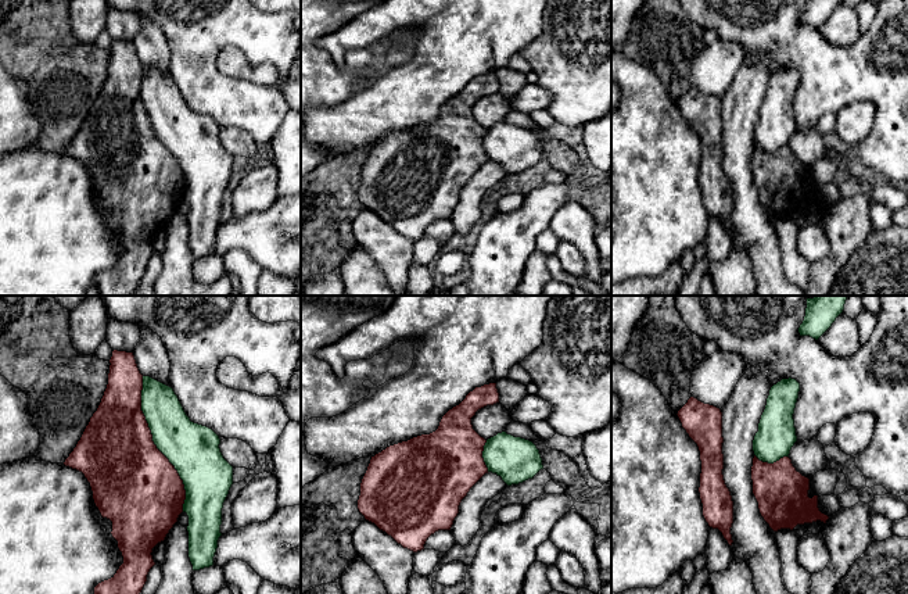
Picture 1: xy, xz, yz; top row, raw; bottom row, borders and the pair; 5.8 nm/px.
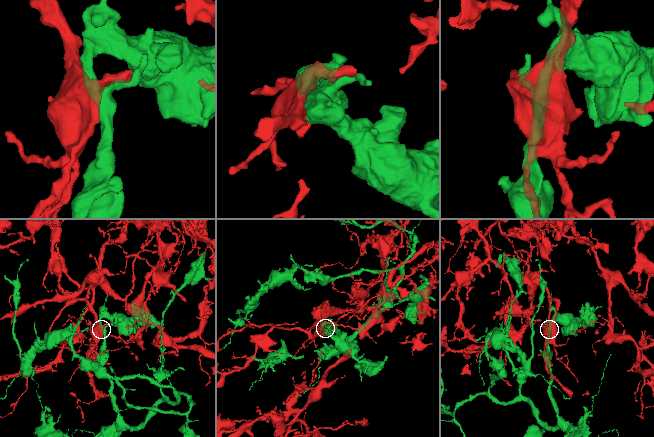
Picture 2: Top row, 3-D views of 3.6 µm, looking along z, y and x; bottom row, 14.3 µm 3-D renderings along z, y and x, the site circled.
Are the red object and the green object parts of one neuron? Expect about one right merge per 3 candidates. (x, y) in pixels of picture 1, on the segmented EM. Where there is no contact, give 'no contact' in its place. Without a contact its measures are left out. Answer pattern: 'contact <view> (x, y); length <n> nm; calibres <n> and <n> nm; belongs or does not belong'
contact xy (154, 444); length 800 nm; calibres 480 and 300 nm; does not belong

